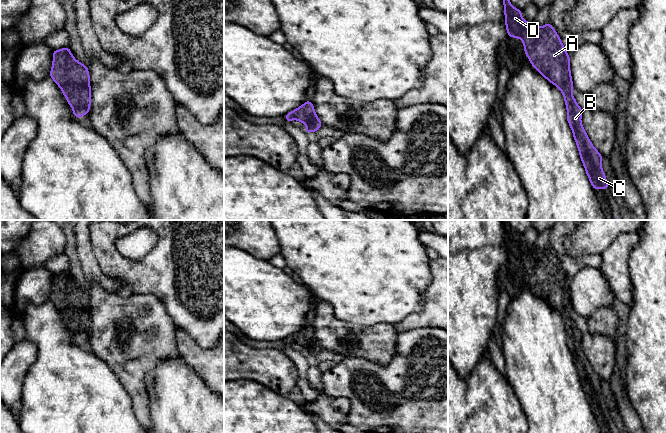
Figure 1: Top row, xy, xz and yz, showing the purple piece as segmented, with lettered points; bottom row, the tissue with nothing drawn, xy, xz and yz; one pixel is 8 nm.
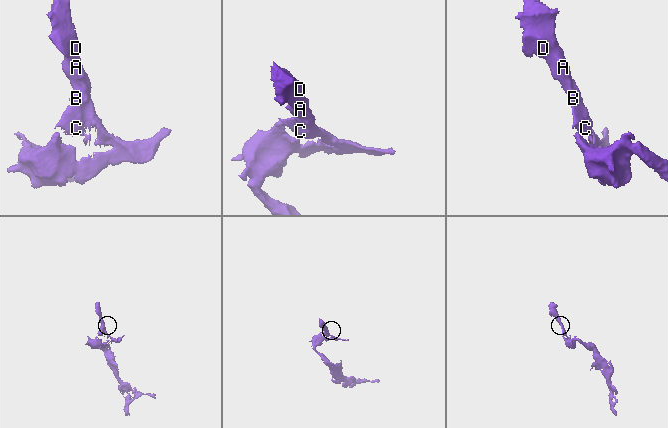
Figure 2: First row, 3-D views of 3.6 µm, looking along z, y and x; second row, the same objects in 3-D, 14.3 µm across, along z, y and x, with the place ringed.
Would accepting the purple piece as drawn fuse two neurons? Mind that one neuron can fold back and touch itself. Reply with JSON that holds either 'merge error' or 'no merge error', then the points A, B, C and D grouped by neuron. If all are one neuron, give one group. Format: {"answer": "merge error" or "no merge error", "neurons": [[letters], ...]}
{"answer": "no merge error", "neurons": [["A", "B", "C", "D"]]}

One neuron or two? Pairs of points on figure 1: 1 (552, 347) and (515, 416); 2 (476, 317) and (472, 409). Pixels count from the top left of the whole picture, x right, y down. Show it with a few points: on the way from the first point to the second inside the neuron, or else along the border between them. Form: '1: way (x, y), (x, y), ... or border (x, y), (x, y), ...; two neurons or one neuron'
1: border (509, 385), (518, 400), (527, 422); two neurons
2: border (488, 353), (466, 376), (461, 377), (458, 374); two neurons

